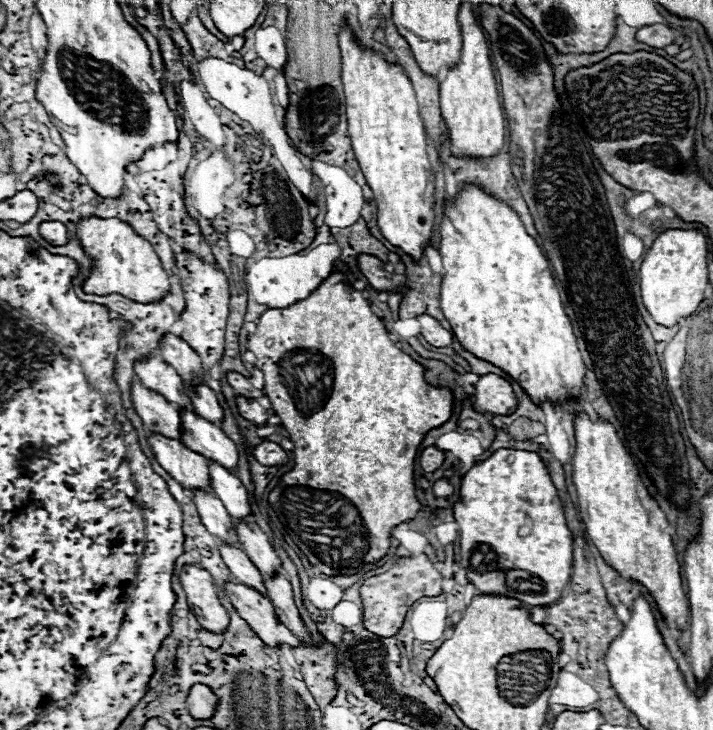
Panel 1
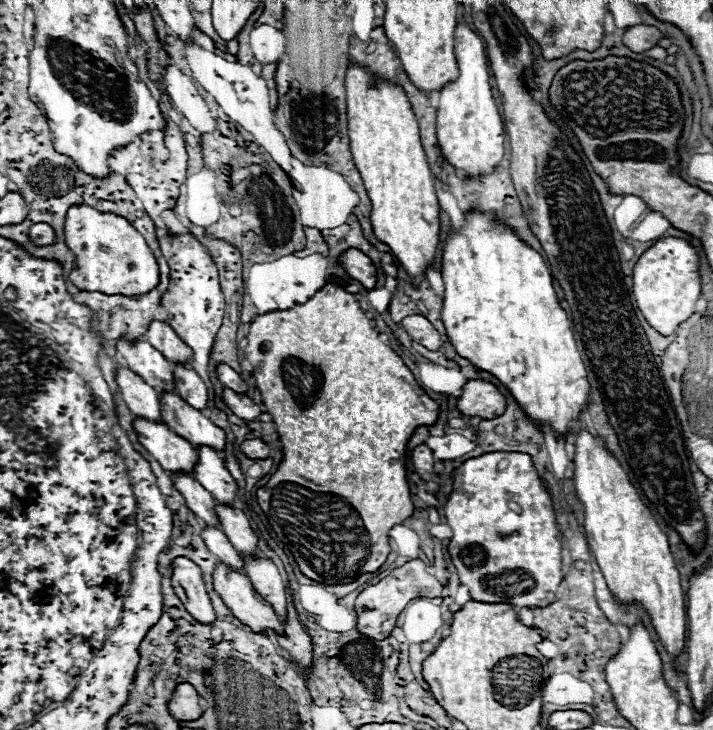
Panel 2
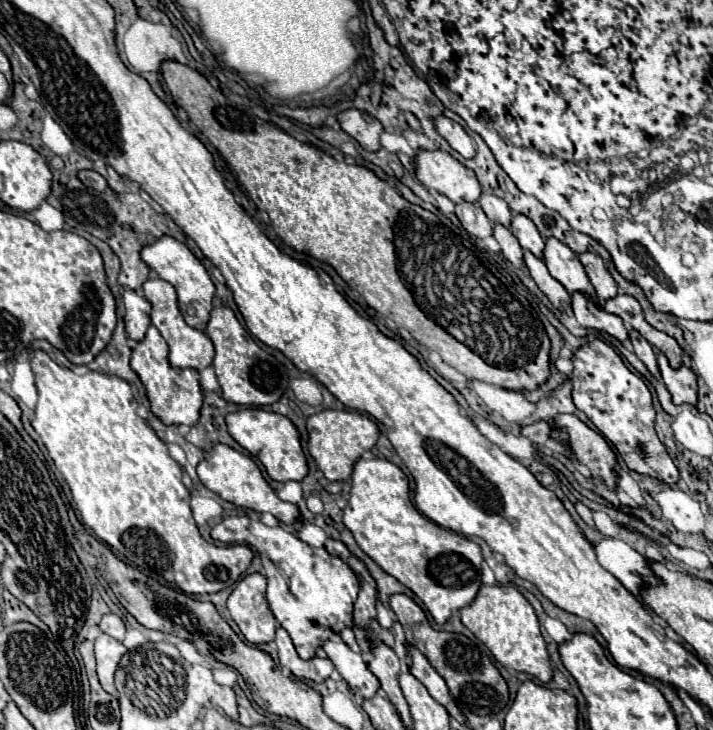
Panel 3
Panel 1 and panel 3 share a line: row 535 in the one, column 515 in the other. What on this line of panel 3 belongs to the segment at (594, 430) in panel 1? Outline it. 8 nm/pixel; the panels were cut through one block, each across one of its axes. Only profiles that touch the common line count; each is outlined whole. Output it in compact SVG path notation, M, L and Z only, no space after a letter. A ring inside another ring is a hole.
M482 584L474 602L464 606L460 610L460 616L462 616L462 624L466 628L470 628L472 634L490 648L490 652L502 666L532 674L542 682L552 680L554 672L550 666L546 640L542 638L542 632L540 632L538 616L534 612L532 604L518 592L516 586L512 586L512 584L506 584L506 586L504 584L494 584L494 586Z

